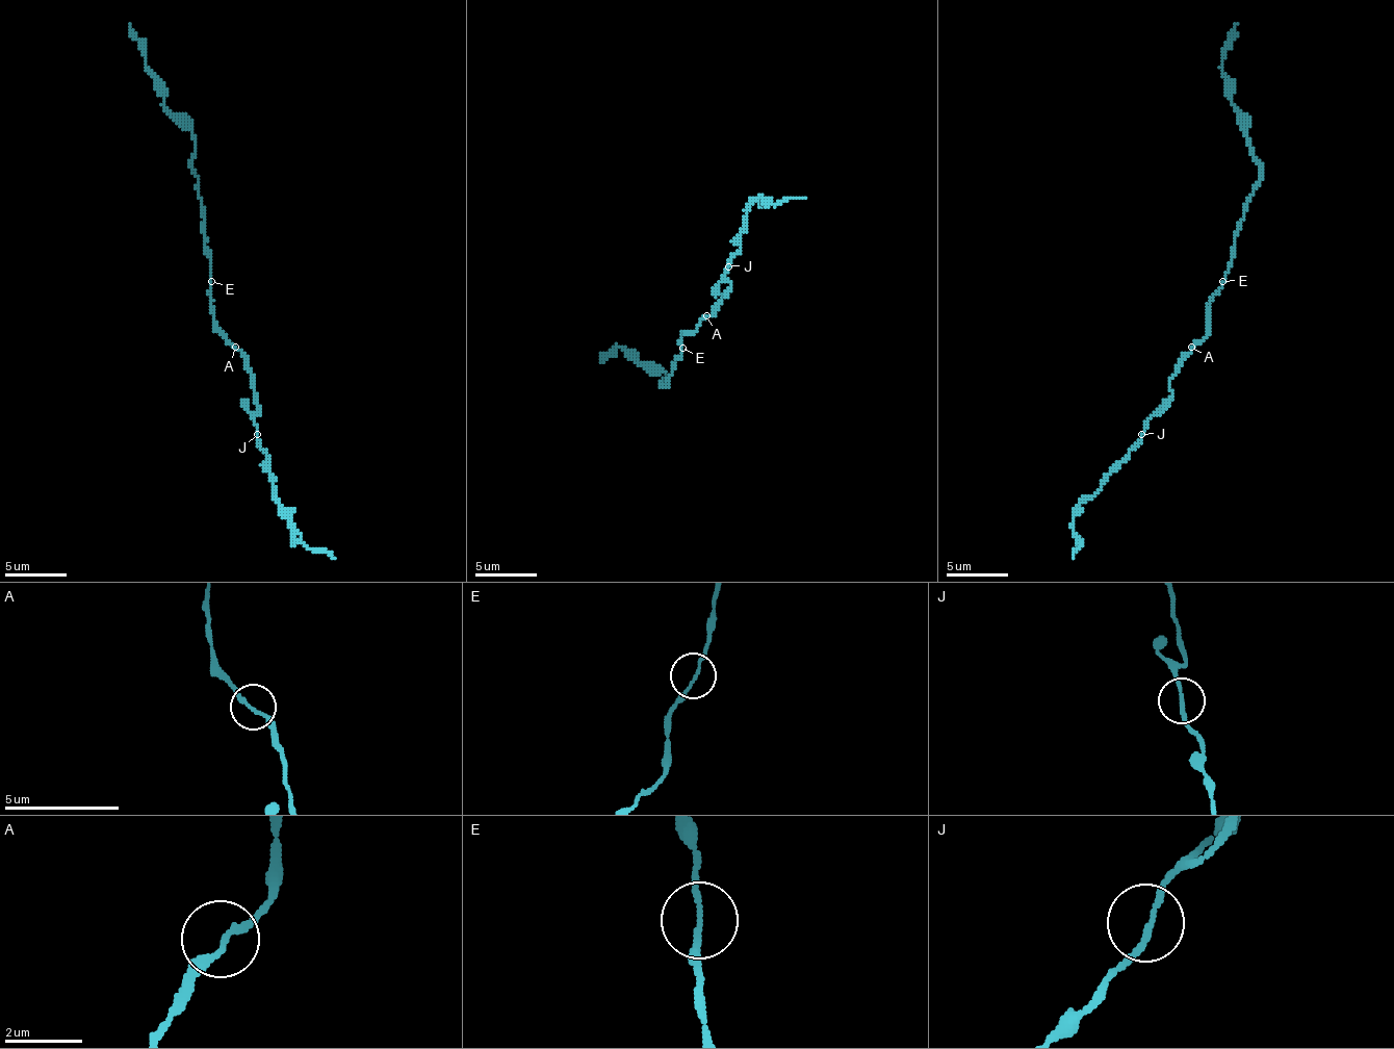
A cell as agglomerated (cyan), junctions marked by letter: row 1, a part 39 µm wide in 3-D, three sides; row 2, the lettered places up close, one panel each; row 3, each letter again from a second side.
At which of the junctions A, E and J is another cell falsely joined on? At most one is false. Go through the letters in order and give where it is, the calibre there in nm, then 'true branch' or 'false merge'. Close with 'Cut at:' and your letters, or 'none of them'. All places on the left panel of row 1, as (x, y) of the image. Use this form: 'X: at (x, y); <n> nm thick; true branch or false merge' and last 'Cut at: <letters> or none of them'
A: at (235, 347); 140 nm thick; true branch
E: at (211, 281); 120 nm thick; true branch
J: at (257, 434); 150 nm thick; true branch
Cut at: none of them

